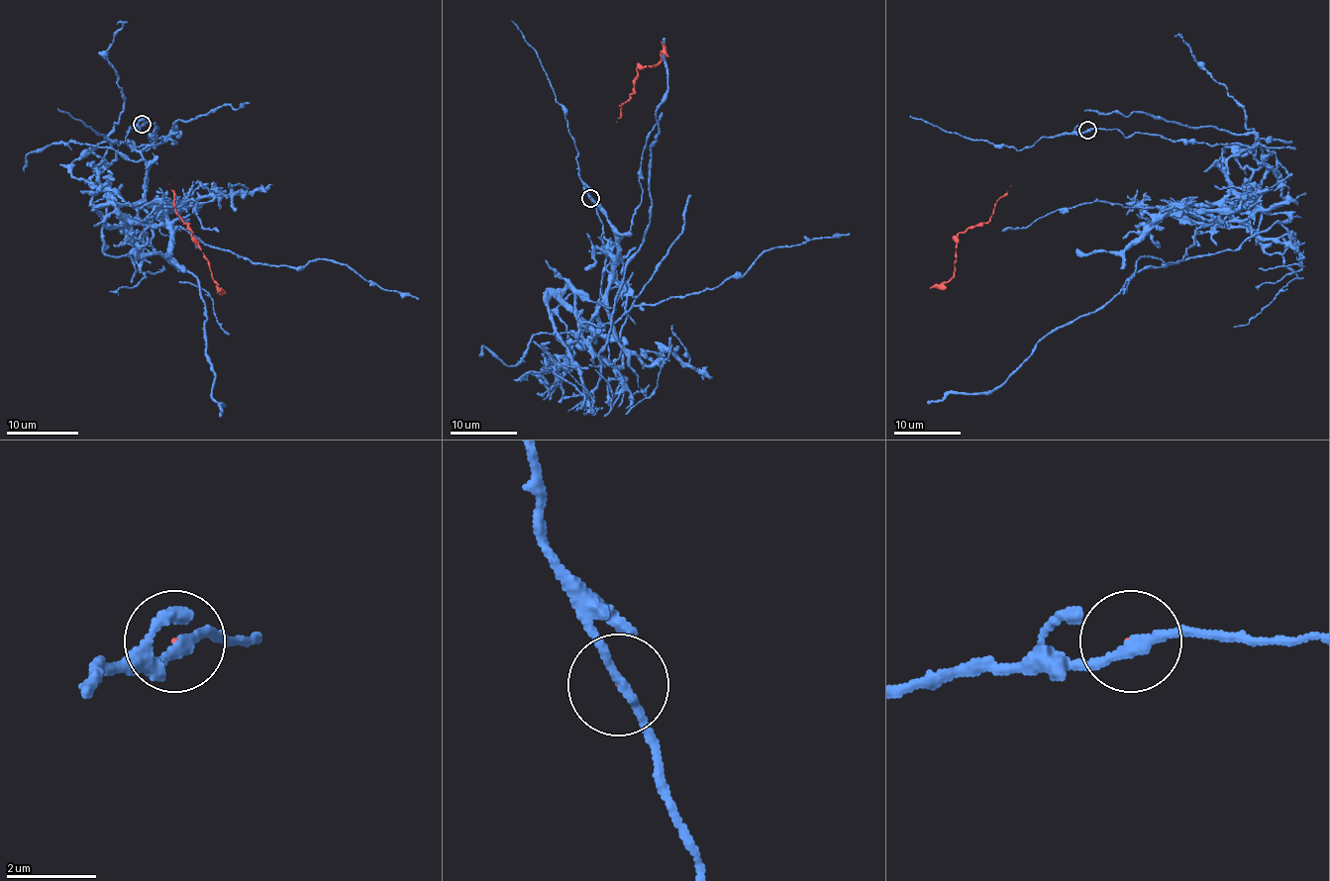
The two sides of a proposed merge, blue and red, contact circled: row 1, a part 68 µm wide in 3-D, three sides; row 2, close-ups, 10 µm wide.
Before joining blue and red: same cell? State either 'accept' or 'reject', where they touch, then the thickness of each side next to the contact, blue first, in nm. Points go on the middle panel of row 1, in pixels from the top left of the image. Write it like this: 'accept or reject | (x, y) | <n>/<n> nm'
reject | (590, 198) | 200/30 nm

